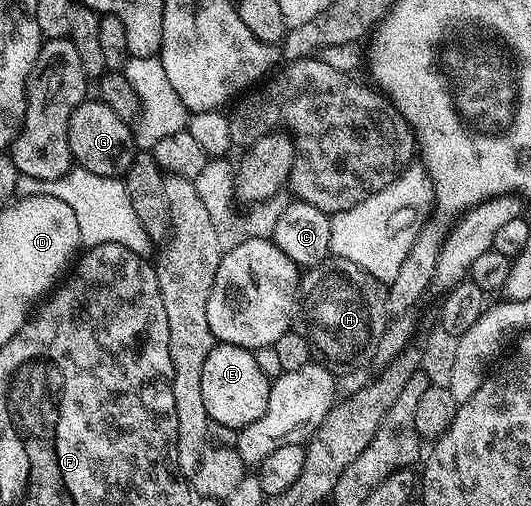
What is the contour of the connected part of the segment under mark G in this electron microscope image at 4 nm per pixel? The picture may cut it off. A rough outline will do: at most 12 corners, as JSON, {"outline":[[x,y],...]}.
{"outline":[[98,97],[69,117],[72,160],[126,176],[137,148],[128,120]]}

